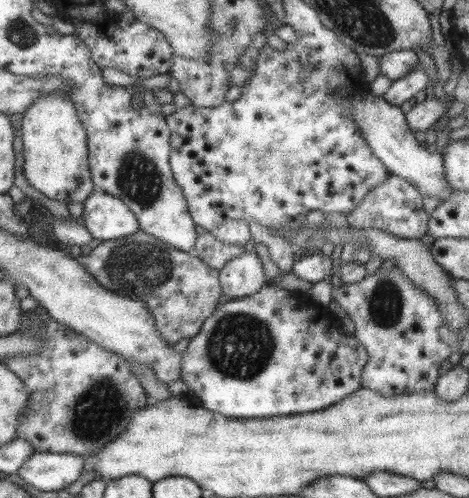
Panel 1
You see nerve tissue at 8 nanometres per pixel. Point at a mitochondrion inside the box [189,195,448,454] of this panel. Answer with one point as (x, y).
(240, 346)

